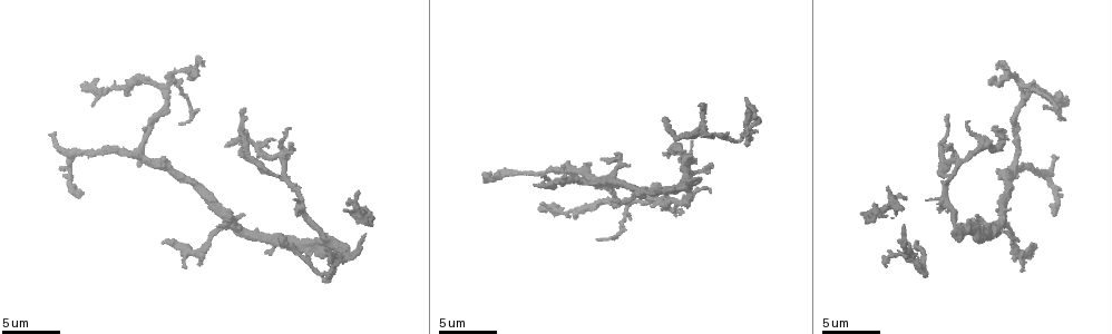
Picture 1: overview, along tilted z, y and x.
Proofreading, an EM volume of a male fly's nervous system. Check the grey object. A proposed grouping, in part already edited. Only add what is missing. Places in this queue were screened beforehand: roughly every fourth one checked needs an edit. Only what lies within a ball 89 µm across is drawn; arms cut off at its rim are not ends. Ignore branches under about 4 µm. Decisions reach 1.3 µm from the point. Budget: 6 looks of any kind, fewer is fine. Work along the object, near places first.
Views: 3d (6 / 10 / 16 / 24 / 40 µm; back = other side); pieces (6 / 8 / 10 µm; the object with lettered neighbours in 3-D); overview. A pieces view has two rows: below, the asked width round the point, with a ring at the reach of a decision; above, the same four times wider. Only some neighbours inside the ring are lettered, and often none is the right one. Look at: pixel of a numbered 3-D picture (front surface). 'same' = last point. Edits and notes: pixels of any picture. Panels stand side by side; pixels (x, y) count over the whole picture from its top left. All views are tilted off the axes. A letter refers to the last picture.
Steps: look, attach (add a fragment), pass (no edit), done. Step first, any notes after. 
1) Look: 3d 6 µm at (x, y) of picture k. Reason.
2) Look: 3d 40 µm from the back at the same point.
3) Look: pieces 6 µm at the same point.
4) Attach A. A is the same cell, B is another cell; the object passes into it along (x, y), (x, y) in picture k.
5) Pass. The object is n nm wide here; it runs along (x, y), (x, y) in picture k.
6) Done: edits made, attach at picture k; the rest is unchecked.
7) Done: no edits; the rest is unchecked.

Look: pieces 6 µm at (535, 185) of picture 1.

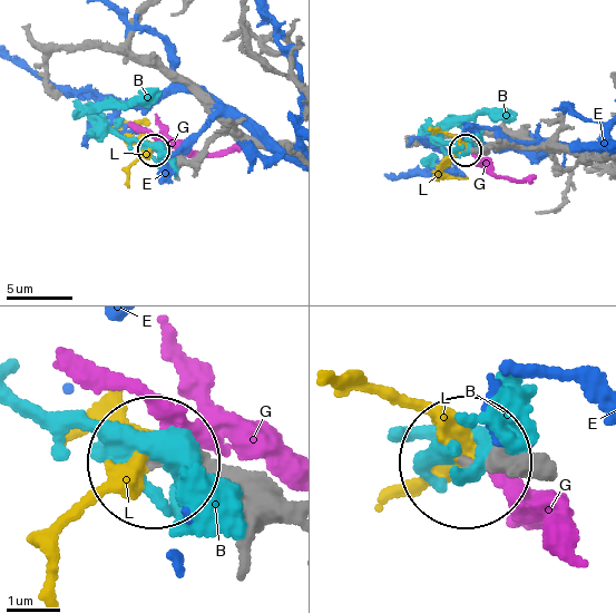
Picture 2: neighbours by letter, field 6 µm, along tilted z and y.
Attach L. L is the same cell, B, E and G are other cells; the object passes into it along (506, 468), (466, 457), (427, 473) in picture 2; it goes on there.

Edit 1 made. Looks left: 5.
Look: overview.

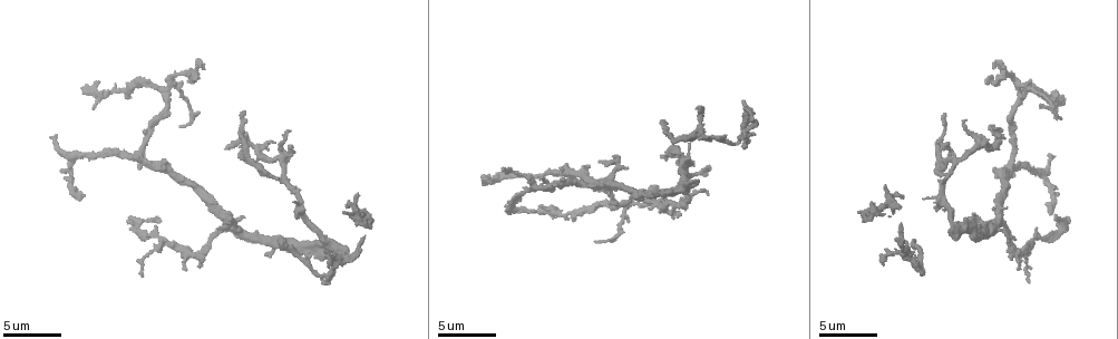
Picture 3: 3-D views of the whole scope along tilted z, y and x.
Look: pieces 8 µm at (84, 86) of picture 3. An open end.

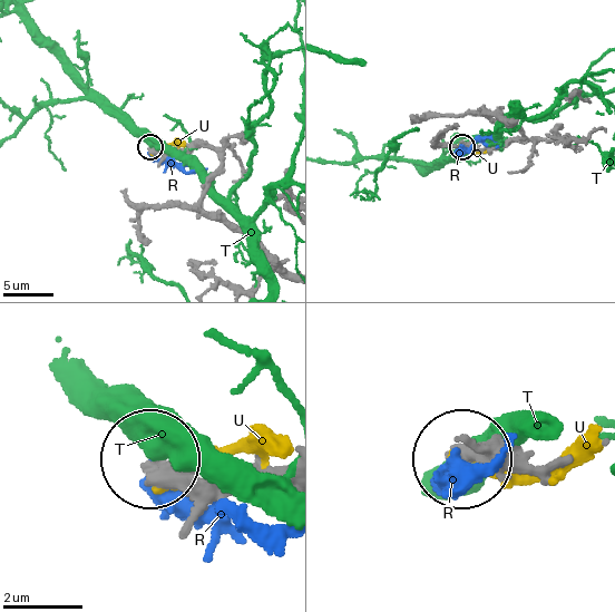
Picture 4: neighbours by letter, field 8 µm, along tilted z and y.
Pass. The object is 400 nm wide here; R, T and U are other cells; it runs along (217, 221), (201, 200), (222, 161), (216, 153), (152, 148) in picture 4; no lettered fragment goes on from it.

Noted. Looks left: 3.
Look: pieces 8 µm at (1056, 156) of picture 1. Branch stops here.

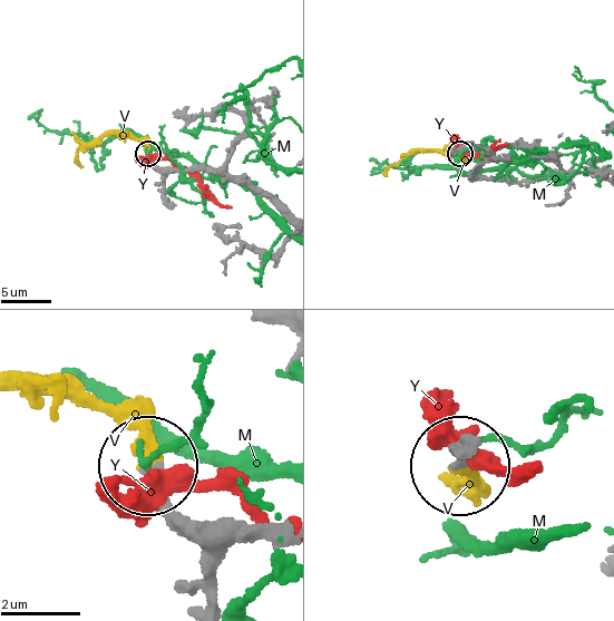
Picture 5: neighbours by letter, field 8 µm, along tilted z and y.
Attach V. V is the same cell, M and Y are other cells; the neuron continues.

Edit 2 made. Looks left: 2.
Done: edits made, attach at picture 2, attach at picture 5; the rest is unchecked.

